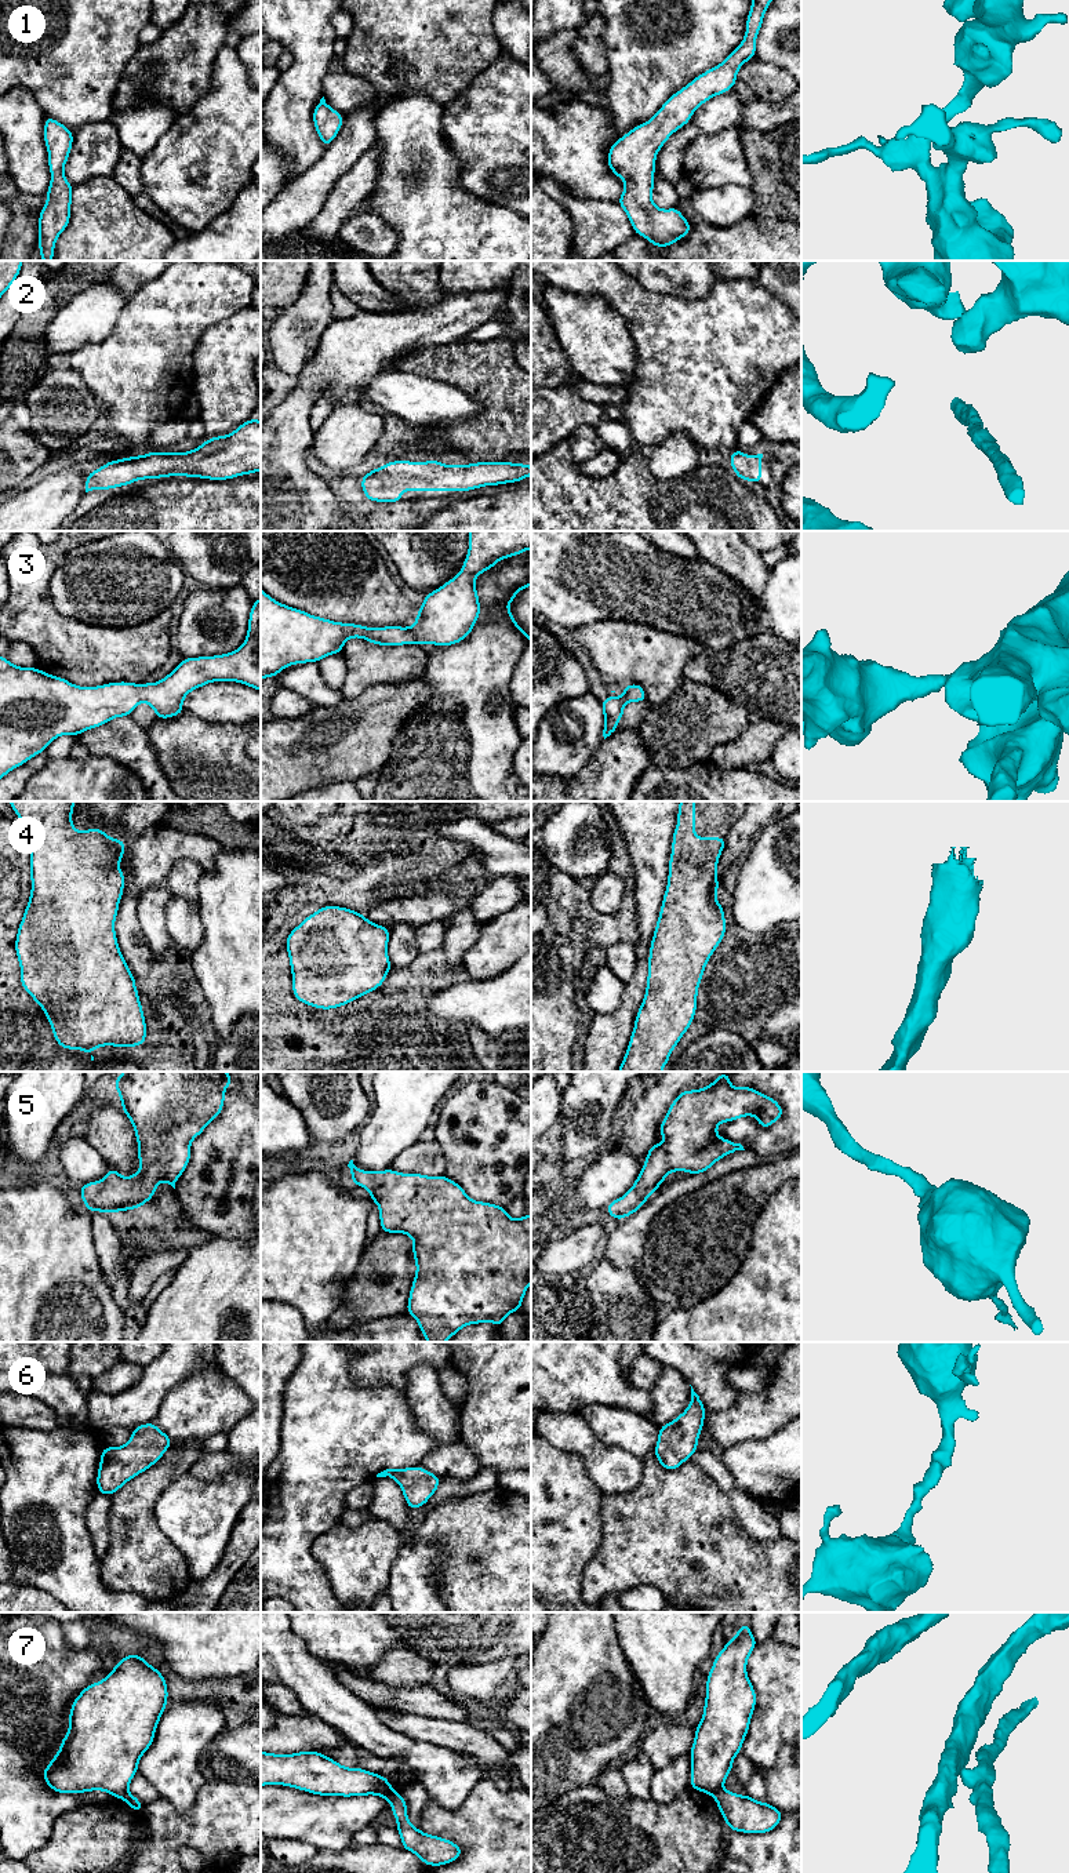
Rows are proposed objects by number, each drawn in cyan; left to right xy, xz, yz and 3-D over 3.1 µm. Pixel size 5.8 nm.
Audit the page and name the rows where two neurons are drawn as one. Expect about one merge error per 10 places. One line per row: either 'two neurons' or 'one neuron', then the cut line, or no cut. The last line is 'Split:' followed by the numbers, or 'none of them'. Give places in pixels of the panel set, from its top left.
1: one neuron; cut none
2: one neuron; cut none
3: one neuron; cut none
4: one neuron; cut none
5: one neuron; cut none
6: one neuron; cut none
7: two neurons; cut xz (397, 1793), (389, 1801)
Split: 7

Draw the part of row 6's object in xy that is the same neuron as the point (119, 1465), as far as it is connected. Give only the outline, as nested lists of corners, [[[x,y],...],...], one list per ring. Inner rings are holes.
[[[149,1422],[134,1428],[127,1444],[121,1447],[103,1447],[97,1476],[98,1492],[110,1496],[127,1481],[157,1463],[163,1458],[163,1452],[172,1444],[174,1441],[164,1432],[153,1422]]]

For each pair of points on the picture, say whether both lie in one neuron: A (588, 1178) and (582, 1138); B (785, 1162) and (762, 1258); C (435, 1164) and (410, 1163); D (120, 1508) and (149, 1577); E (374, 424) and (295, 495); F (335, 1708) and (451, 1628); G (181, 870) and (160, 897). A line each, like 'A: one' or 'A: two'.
A: two
B: two
C: one
D: one
E: two
F: two
G: two

